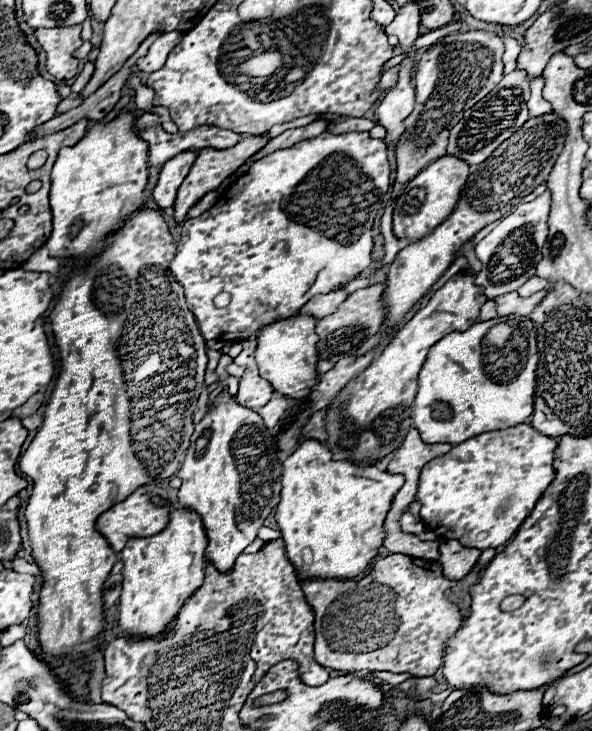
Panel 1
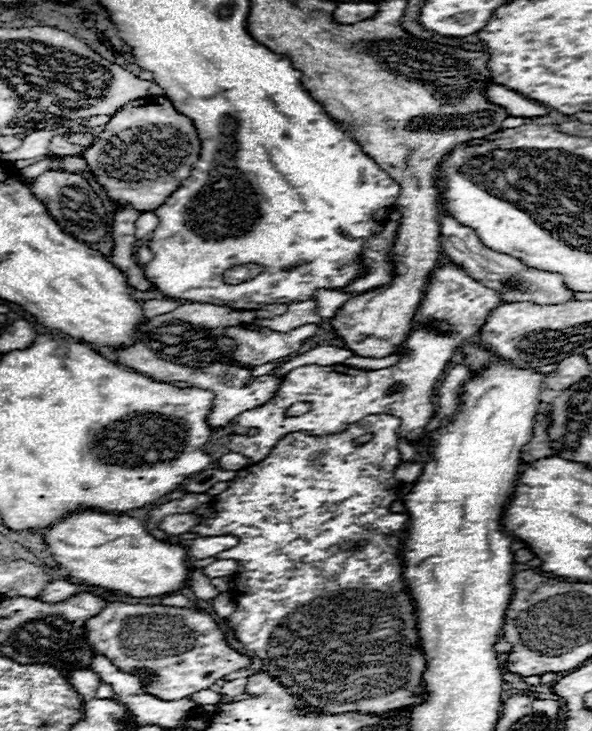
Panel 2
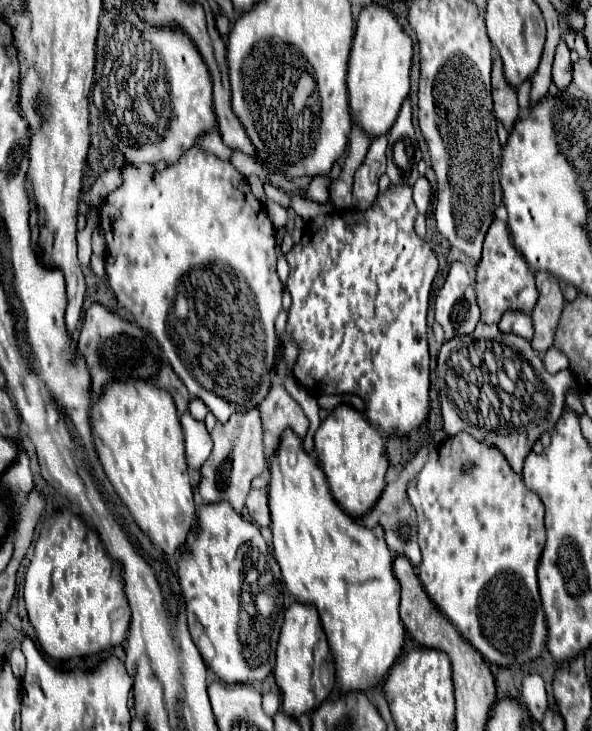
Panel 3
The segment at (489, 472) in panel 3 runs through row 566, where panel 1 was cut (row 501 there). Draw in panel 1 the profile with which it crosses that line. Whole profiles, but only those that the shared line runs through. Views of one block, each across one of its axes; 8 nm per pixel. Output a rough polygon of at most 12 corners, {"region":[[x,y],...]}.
{"region":[[474,436],[422,468],[440,538],[506,544],[550,486],[556,438]]}

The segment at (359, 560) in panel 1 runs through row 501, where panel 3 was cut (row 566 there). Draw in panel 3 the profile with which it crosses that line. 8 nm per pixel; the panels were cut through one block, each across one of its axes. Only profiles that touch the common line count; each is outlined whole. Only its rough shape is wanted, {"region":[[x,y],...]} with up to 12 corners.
{"region":[[298,438],[270,466],[272,546],[316,604],[340,692],[404,646],[384,528],[332,498]]}

